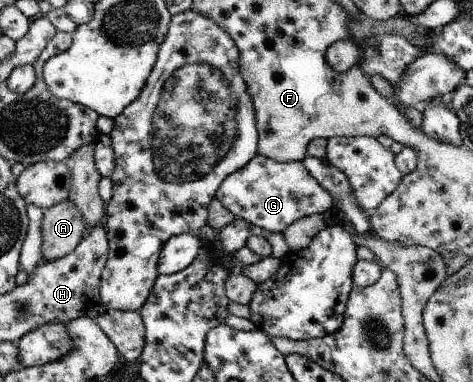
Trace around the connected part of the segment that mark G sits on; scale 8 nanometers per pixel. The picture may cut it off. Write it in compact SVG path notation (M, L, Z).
M262 154L254 155L244 168L226 177L216 196L236 219L241 218L254 227L280 234L301 218L322 214L335 206L333 194L314 180L302 161L276 162Z

